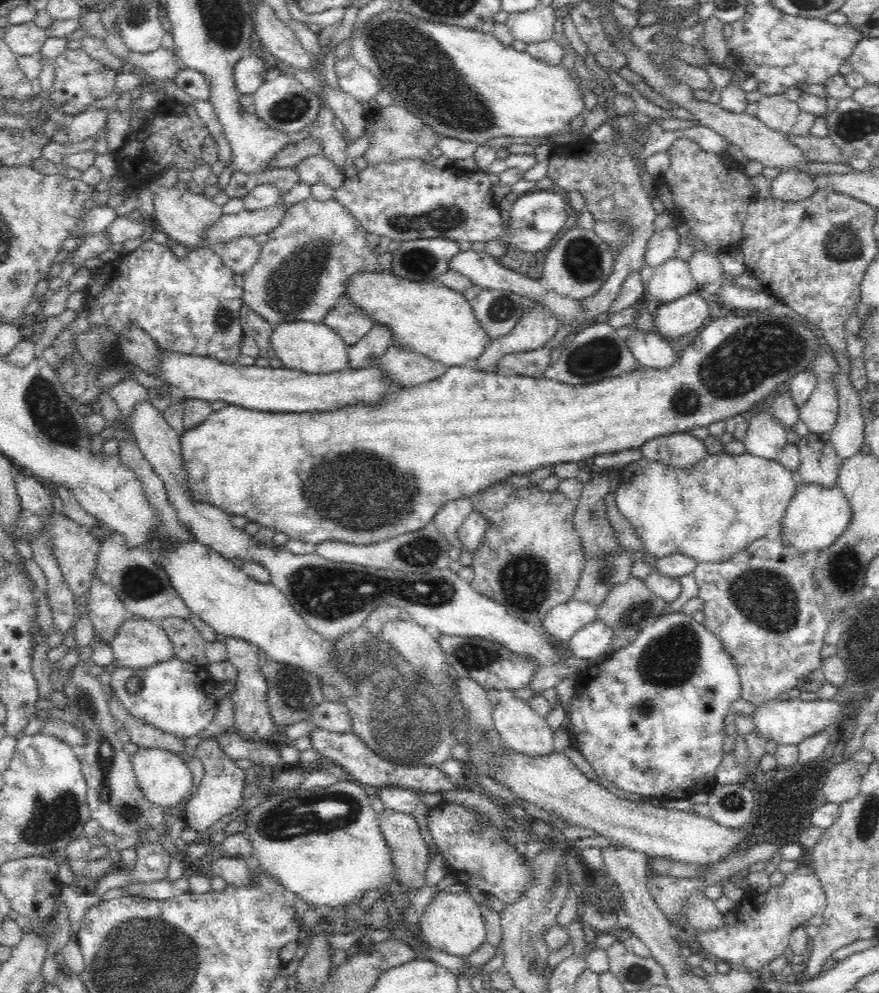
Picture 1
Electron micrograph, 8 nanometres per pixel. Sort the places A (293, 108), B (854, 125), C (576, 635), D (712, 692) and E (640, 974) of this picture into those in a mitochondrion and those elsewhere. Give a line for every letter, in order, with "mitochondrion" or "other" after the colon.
A: mitochondrion
B: mitochondrion
C: other
D: mitochondrion
E: mitochondrion

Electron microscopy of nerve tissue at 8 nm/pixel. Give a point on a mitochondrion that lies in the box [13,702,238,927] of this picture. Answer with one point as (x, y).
(51, 818)

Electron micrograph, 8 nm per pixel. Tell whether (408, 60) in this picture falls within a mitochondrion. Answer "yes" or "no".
yes

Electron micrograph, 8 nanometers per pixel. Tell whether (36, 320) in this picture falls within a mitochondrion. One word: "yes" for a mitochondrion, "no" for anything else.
no

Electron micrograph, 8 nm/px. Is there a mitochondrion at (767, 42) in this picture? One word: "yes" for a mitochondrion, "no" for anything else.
no

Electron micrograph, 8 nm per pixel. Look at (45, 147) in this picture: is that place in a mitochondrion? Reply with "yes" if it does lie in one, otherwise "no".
no

